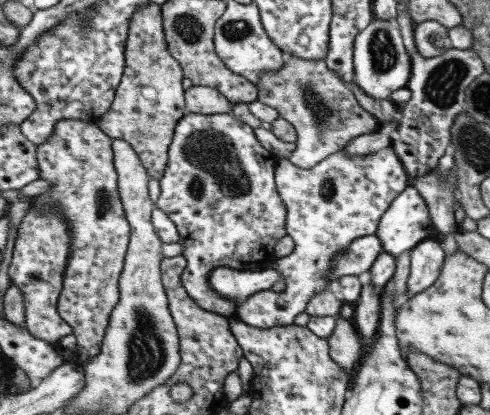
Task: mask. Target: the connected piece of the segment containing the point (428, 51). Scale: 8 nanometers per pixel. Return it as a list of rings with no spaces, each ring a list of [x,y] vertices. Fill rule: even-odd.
[[[433,20],[414,24],[412,31],[414,45],[422,57],[434,57],[450,48],[448,29]]]

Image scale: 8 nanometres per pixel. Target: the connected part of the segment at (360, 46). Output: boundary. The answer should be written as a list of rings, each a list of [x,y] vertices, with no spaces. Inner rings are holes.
[[[373,18],[371,23],[355,36],[352,46],[354,82],[371,100],[389,100],[393,91],[404,88],[410,75],[410,58],[405,52],[398,23]]]

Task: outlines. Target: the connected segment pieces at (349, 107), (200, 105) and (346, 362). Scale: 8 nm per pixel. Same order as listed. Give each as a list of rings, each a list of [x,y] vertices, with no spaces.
[[[286,55],[283,66],[275,72],[260,74],[257,84],[257,101],[278,112],[278,117],[293,125],[296,132],[295,148],[288,161],[297,168],[313,168],[320,160],[342,150],[356,136],[373,133],[379,122],[359,106],[345,83],[327,68],[324,59],[303,60]]]
[[[191,86],[184,91],[185,111],[197,114],[229,113],[233,104],[219,92],[203,86]]]
[[[342,304],[335,317],[333,330],[326,338],[329,356],[350,376],[353,376],[357,363],[363,356],[356,330],[347,321],[353,313],[353,309],[348,304]]]

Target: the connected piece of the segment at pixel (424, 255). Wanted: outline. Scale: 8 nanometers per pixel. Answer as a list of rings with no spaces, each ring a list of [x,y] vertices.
[[[423,240],[409,250],[410,267],[404,296],[418,295],[430,287],[440,273],[445,252],[437,241]]]

